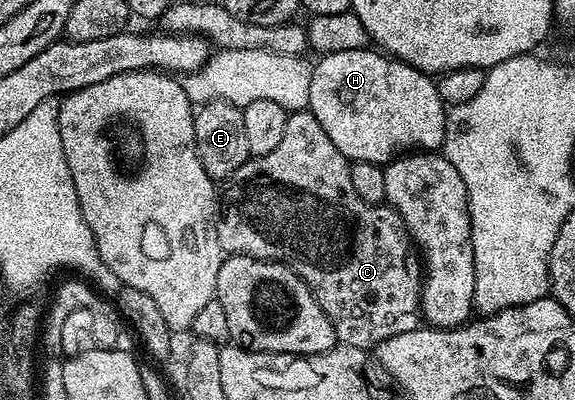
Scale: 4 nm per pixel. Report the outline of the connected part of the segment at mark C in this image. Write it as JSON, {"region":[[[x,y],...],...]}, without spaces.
{"region":[[[298,110],[289,113],[286,120],[286,133],[282,136],[282,141],[275,146],[271,152],[266,152],[266,156],[257,158],[249,157],[248,161],[242,164],[240,170],[236,170],[226,180],[225,188],[222,190],[222,209],[218,214],[216,231],[220,241],[221,251],[225,255],[249,254],[255,258],[269,258],[271,262],[286,262],[295,270],[302,281],[309,286],[336,333],[337,343],[362,348],[371,351],[377,346],[381,346],[390,336],[402,336],[402,332],[410,332],[421,325],[422,315],[420,313],[420,288],[422,285],[419,277],[412,278],[412,270],[408,267],[408,246],[410,239],[408,229],[404,226],[400,213],[397,210],[389,209],[387,205],[367,202],[358,196],[354,183],[350,181],[350,163],[342,152],[338,152],[338,147],[326,136],[322,124],[312,115],[311,110]]]}

